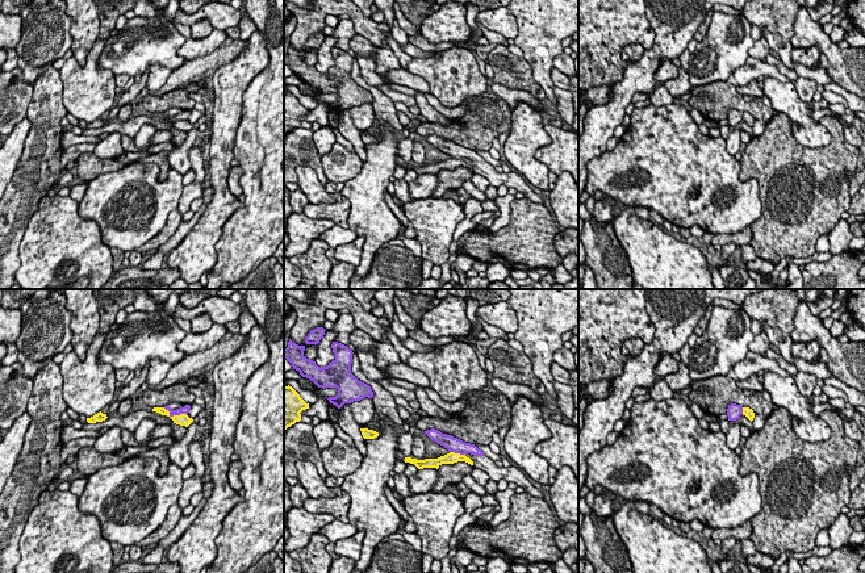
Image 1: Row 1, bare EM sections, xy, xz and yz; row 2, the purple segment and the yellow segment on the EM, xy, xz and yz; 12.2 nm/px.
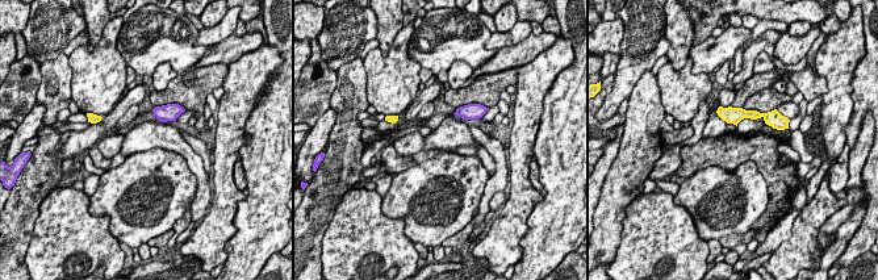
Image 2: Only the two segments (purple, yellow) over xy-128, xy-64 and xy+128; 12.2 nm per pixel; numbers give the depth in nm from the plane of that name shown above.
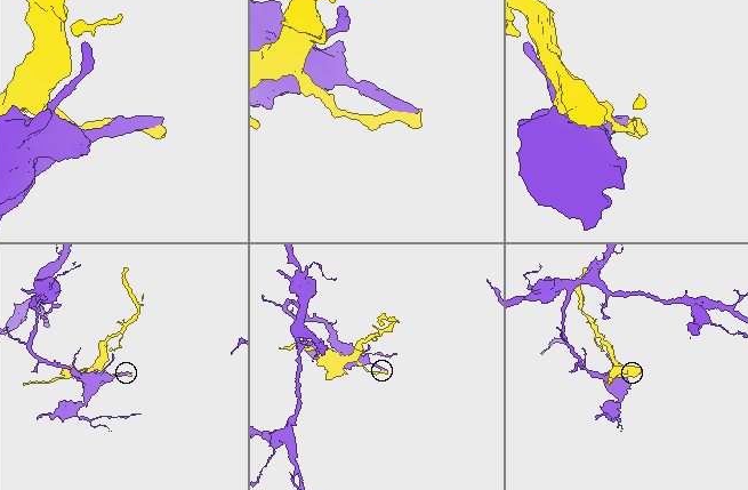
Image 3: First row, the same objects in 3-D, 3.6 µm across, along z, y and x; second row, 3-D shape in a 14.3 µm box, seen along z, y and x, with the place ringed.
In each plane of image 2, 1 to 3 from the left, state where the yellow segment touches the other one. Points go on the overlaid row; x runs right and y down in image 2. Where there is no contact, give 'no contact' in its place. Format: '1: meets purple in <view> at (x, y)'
1: no contact
2: no contact
3: no contact

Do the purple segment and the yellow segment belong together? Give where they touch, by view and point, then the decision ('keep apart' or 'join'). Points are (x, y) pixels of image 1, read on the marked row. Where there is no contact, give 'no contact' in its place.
xy (174, 414) | keep apart

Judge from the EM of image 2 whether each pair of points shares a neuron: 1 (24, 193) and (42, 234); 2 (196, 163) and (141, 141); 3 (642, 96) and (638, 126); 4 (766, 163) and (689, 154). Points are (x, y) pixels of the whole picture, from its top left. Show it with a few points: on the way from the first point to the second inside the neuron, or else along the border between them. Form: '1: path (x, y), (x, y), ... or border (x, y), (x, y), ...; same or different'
1: border (50, 192), (40, 205), (28, 250); different
2: path (184, 149), (174, 140), (155, 140); same
3: path (642, 104), (642, 118); same
4: path (747, 153), (709, 153); same

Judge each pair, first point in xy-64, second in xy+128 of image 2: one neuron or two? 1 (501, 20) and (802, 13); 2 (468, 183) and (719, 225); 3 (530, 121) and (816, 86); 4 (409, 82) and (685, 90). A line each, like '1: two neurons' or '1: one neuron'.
1: two neurons
2: one neuron
3: two neurons
4: one neuron

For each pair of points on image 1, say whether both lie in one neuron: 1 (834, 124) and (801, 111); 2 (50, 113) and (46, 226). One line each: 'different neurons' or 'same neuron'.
1: different neurons
2: different neurons

